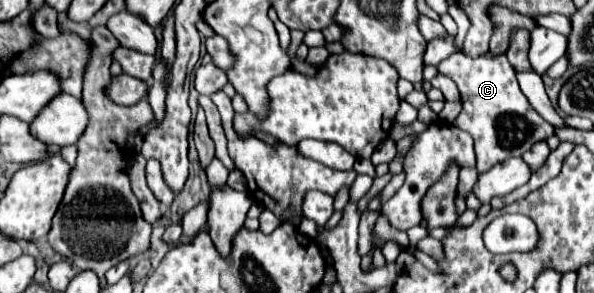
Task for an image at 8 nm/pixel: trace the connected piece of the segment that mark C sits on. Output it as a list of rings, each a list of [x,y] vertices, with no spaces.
[[[453,54],[439,64],[439,72],[449,76],[461,92],[463,110],[453,124],[471,132],[479,172],[486,172],[509,156],[521,156],[537,140],[547,140],[553,134],[553,126],[533,110],[529,100],[519,90],[515,70],[507,62],[507,56],[483,56],[473,60],[465,54]]]

